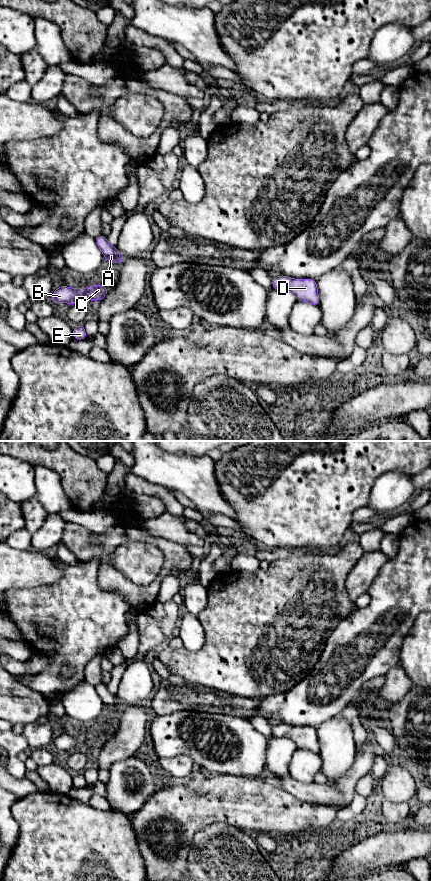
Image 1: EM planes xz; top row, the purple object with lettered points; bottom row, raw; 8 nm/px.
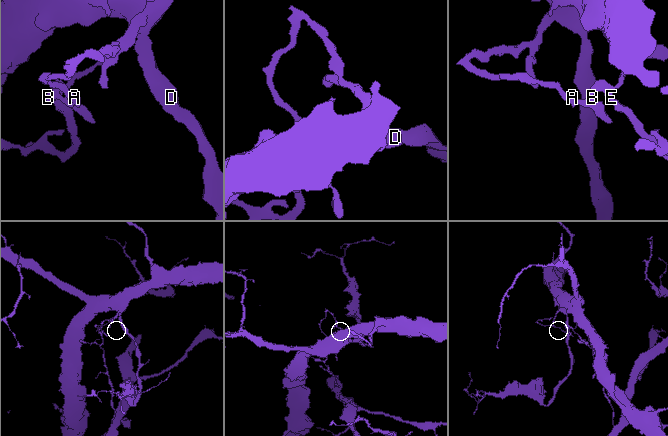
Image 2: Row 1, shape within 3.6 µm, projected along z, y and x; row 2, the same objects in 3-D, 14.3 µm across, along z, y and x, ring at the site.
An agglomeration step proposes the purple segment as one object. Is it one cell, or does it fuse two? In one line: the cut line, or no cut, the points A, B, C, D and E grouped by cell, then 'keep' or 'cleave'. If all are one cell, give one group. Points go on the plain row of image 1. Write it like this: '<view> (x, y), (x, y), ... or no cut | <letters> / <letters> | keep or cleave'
xz (86, 737), (83, 748) | A C D / B E | cleave

